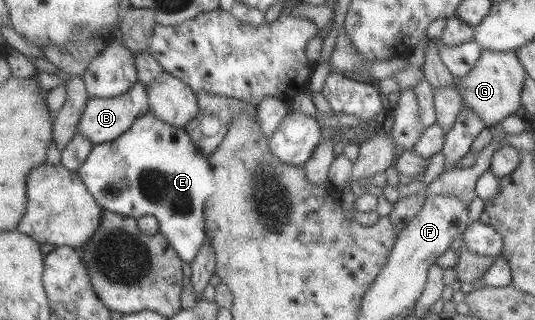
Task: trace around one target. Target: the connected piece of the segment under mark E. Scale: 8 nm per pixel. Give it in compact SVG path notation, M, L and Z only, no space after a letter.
M148 112L136 119L131 128L118 139L93 145L88 158L76 172L86 185L87 191L94 196L103 210L122 216L132 216L136 220L144 215L155 216L159 222L159 231L168 238L178 256L184 263L192 263L208 239L203 213L204 201L215 191L208 156L202 154L185 128L170 126Z

